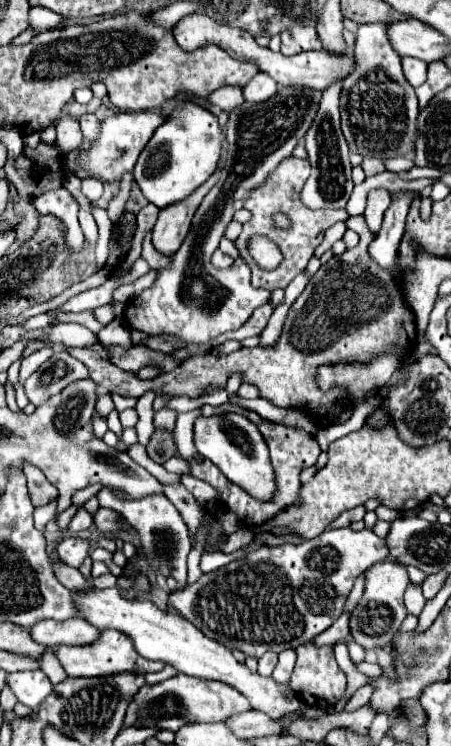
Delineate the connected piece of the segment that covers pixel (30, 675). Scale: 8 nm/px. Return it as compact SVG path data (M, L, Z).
M23 670L11 672L7 676L7 686L13 690L17 700L29 708L37 708L51 692L53 686L43 670Z

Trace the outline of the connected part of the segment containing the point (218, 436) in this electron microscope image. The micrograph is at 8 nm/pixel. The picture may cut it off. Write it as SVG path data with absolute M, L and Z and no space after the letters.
M237 412L219 416L197 416L193 426L193 442L201 456L209 458L233 484L247 490L257 500L269 500L275 494L275 474L269 462L269 450L261 432L253 422Z

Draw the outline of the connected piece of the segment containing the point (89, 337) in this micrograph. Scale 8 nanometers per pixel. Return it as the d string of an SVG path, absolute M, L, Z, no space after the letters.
M55 324L49 338L53 342L61 342L65 346L79 346L79 348L97 342L97 336L81 324Z

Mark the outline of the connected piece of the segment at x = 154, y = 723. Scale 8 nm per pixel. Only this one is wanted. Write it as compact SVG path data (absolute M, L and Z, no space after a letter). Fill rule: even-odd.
M177 674L165 682L143 686L135 698L131 700L123 728L131 728L141 724L143 728L157 728L157 730L179 730L183 724L189 722L223 722L227 716L251 710L249 700L235 688L219 681L203 680L193 676Z

